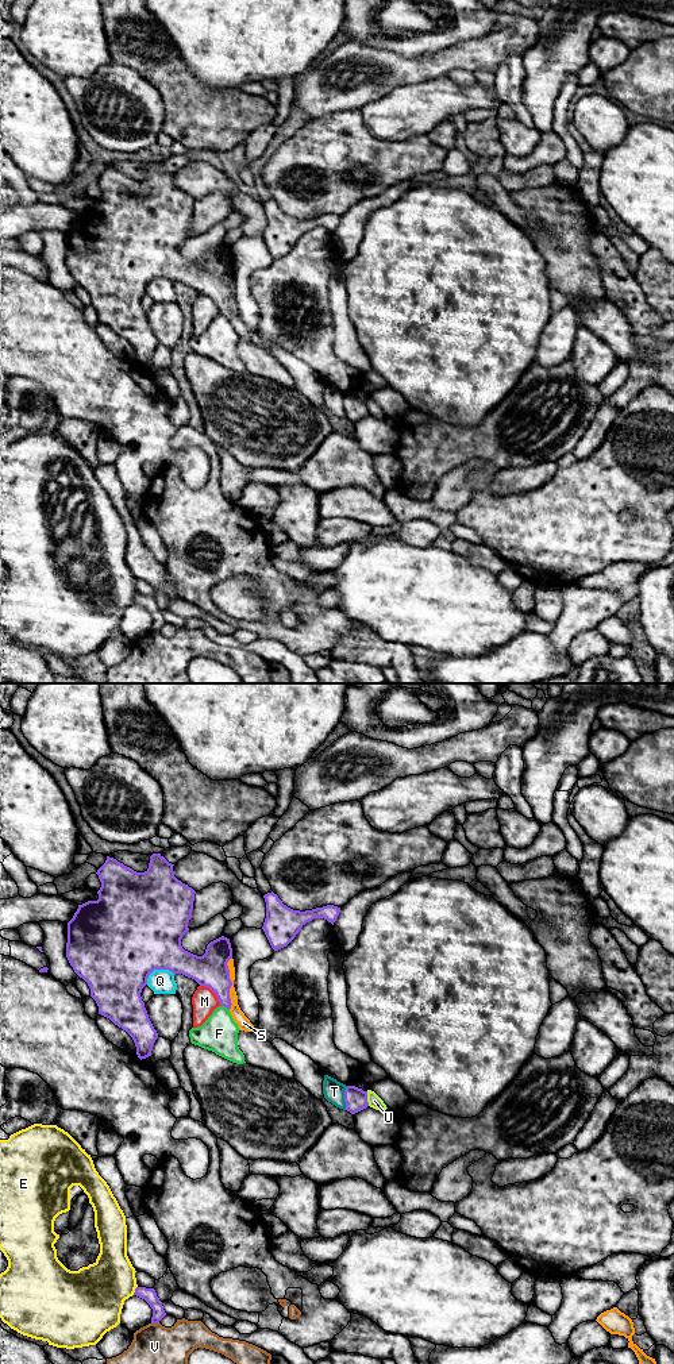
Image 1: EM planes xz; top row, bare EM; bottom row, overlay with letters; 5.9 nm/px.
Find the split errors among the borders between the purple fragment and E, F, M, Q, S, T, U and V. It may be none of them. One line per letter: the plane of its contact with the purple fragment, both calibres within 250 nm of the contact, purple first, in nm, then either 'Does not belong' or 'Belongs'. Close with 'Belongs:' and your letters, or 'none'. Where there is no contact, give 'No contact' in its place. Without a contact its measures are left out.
E: Touches purple in xz. Thickness 80 nm (purple) against 360 nm. Does not belong
F: Touches purple in xz. Thickness 200 nm (purple) against 220 nm. Does not belong
M: Touches purple in xz. Thickness 200 nm (purple) against 150 nm. Does not belong
Q: Touches purple in xz. Thickness 500 nm (purple) against 140 nm. Does not belong
S: Touches purple in xz. Thickness 200 nm (purple) against 80 nm. Does not belong
T: Touches purple in xz. Thickness 130 nm (purple) against 130 nm. Does not belong
U: Touches purple in xz. Thickness 130 nm (purple) against 80 nm. Does not belong
V: Touches purple in xz. Thickness 80 nm (purple) against 380 nm. Does not belong
Belongs: none

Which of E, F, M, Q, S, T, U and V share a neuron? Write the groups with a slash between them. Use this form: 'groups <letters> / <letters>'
groups E / F / M / Q / S / T / U / V

